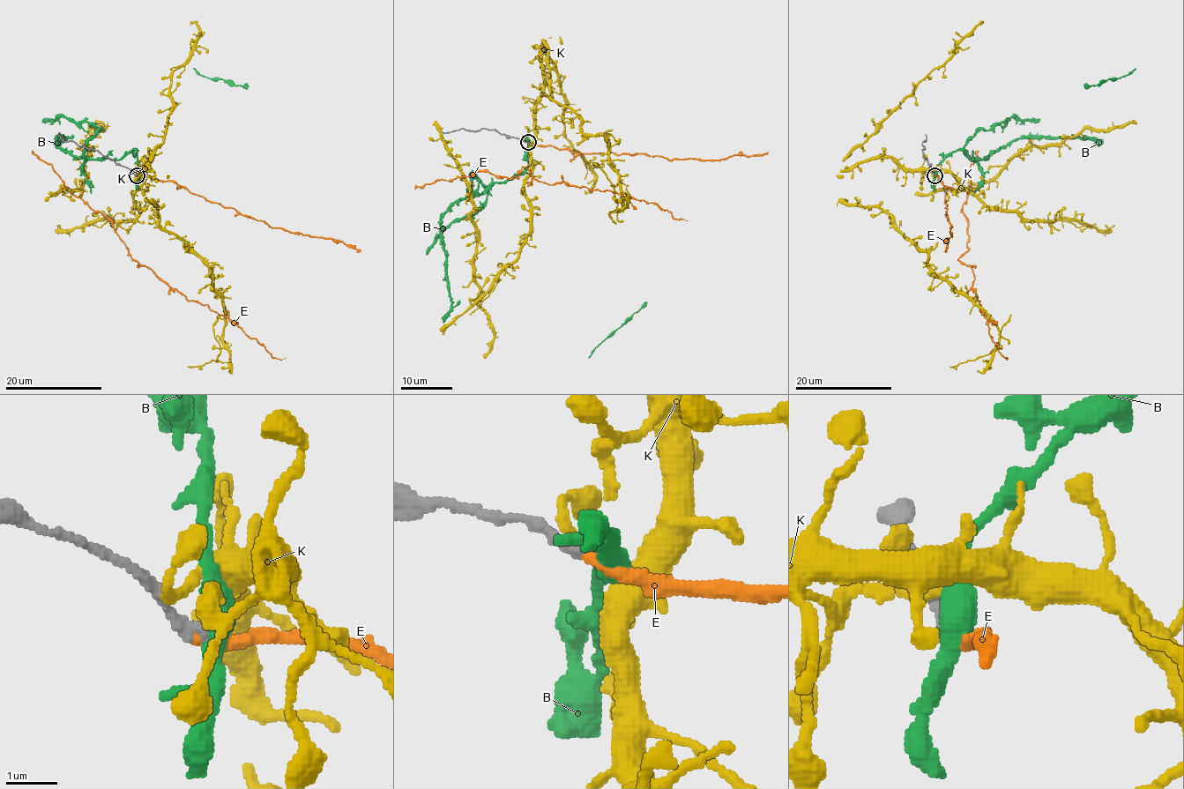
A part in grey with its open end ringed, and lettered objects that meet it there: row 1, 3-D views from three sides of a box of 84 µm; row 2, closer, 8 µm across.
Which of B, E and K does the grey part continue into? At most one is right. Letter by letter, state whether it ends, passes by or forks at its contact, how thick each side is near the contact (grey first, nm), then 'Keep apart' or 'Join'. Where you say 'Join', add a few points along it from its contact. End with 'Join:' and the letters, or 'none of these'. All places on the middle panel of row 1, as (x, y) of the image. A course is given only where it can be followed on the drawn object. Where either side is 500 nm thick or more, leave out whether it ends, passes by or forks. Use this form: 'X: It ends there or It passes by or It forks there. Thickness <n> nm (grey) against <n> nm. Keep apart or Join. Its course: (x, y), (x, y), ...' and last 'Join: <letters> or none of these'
B: It passes by. Thickness 220 nm (grey) against 440 nm. Keep apart
E: It ends there. Thickness 240 nm (grey) against 200 nm. Join
K: It passes by. Thickness 280 nm (grey) against 180 nm. Keep apart
Join: E

